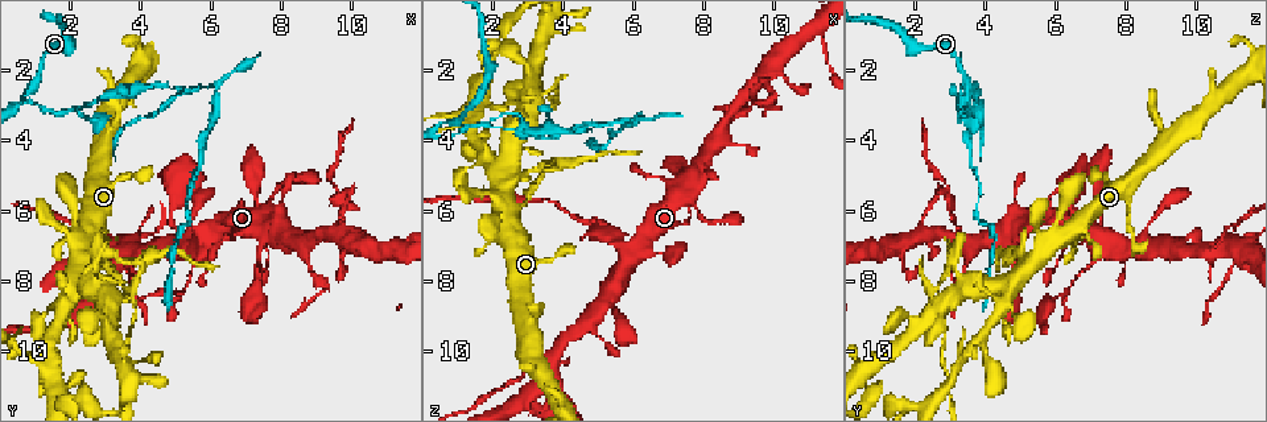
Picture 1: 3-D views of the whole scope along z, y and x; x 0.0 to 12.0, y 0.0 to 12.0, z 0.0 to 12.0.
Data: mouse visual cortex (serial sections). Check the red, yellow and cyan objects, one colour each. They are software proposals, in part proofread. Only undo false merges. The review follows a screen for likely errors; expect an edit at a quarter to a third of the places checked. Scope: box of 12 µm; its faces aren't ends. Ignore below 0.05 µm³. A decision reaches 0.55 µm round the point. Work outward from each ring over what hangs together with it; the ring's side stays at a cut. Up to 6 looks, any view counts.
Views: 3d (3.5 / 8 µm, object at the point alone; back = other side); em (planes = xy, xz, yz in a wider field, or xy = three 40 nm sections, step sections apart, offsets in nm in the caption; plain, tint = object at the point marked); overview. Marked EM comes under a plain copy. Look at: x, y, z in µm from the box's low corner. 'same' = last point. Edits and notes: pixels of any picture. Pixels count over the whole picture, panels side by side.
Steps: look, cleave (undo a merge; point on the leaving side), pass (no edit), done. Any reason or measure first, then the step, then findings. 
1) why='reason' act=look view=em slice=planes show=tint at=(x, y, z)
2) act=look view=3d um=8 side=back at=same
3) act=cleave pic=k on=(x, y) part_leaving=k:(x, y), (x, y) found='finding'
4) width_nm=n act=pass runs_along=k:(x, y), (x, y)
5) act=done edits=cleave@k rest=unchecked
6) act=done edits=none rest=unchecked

why='a narrow waist' act=look view=3d um=3.5 at=(5.8, 6.9, 7.3)

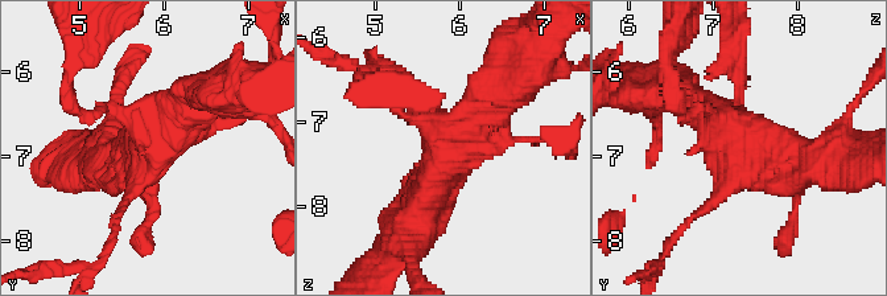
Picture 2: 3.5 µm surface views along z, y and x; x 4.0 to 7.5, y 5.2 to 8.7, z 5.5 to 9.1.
why='shape alone is not enough' act=look view=em slice=xy step=2 show=tint at=(5.80, 6.85, 7.35)

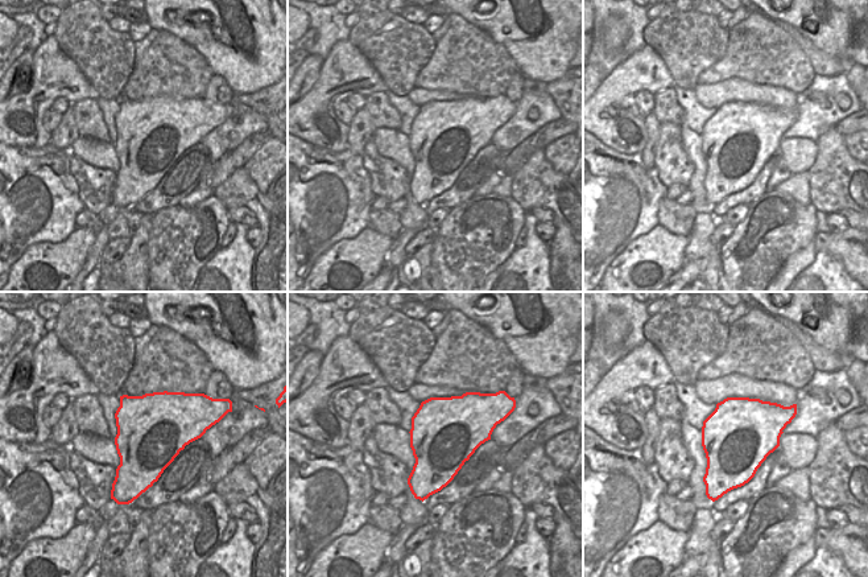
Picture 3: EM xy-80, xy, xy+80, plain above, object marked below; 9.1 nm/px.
act=pass runs_along=2:(515, 79), (454, 144), (421, 201) found='continuous, no second cell'

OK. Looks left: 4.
why='calibre changes' act=look view=3d um=8 at=(8.8, 7.6, 3.4)

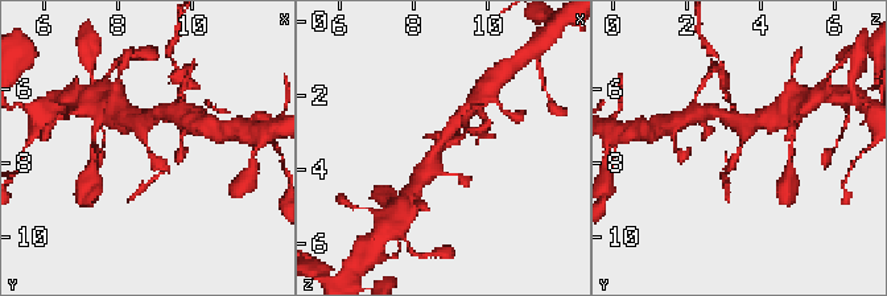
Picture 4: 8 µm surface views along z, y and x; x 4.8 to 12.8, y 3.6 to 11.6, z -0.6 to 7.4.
act=look view=em slice=xy step=2 show=tint at=(8.8, 7.5, 3.5)

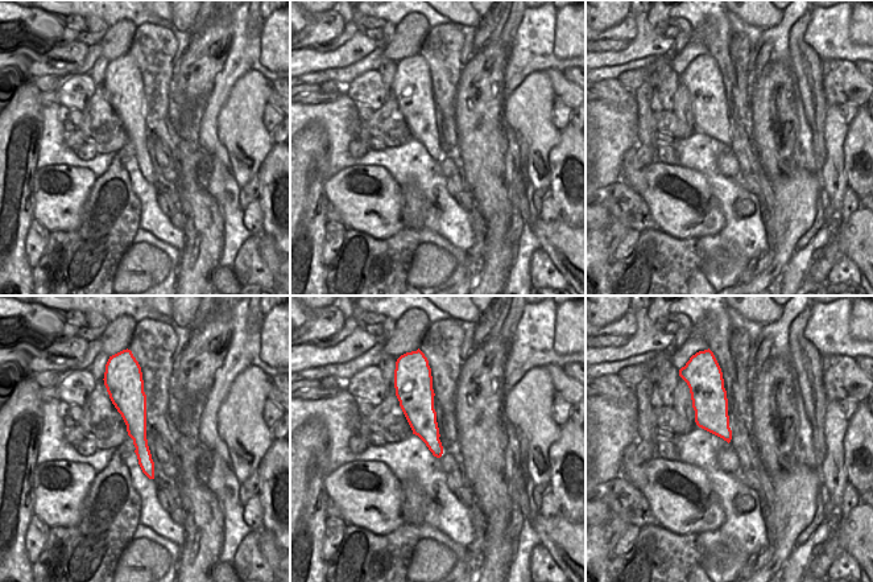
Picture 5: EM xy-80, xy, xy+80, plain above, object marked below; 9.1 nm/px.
width_nm=240 act=pass runs_along=4:(760, 119), (743, 135), (725, 173) found='continuous, no second cell'

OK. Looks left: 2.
act=look view=3d um=3.5 at=(2.2, 8.1, 4.8)

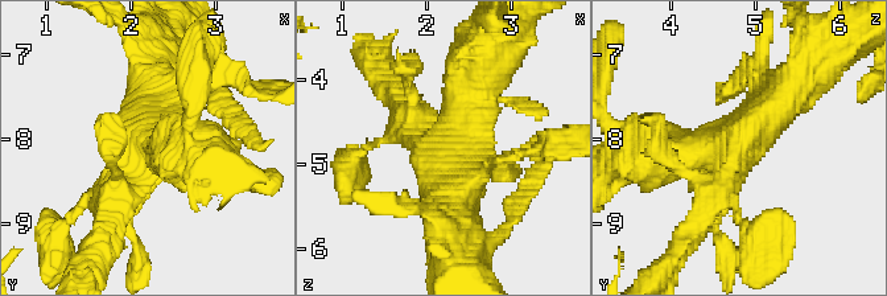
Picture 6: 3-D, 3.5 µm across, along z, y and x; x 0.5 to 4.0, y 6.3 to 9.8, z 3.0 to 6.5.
act=look view=em slice=xy step=3 show=tint at=(2.25, 8.05, 4.80)

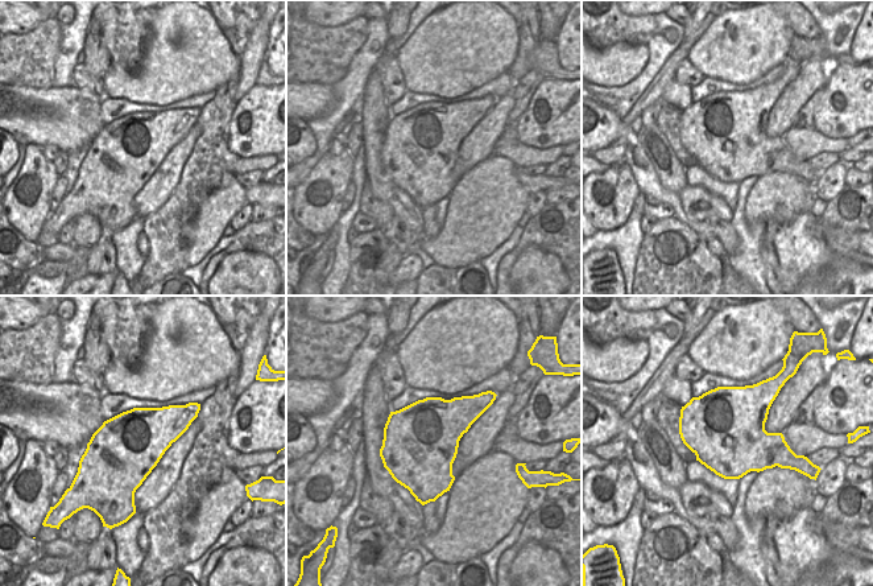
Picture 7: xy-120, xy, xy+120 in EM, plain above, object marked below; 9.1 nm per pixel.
act=pass found='continuous, no second cell'

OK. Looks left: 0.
act=done edits=none rest=unchecked

